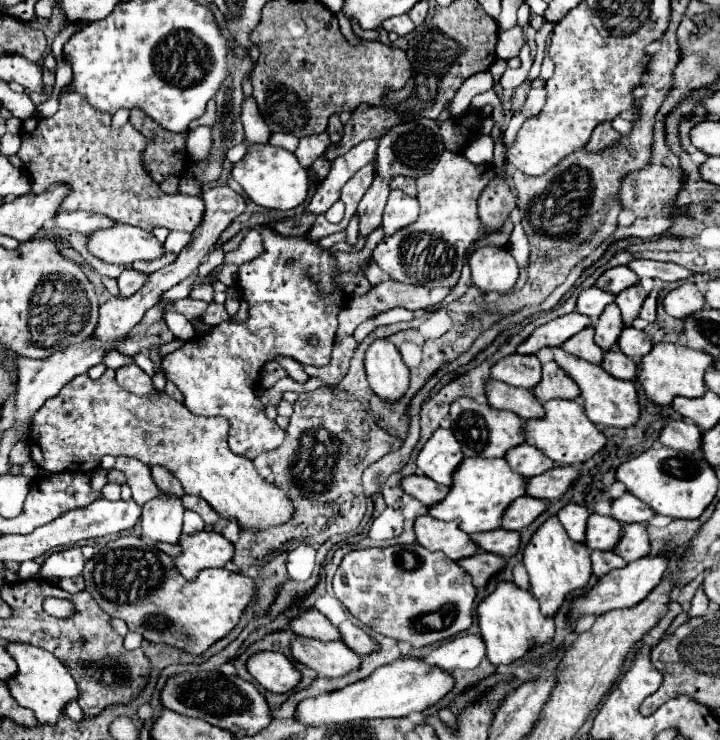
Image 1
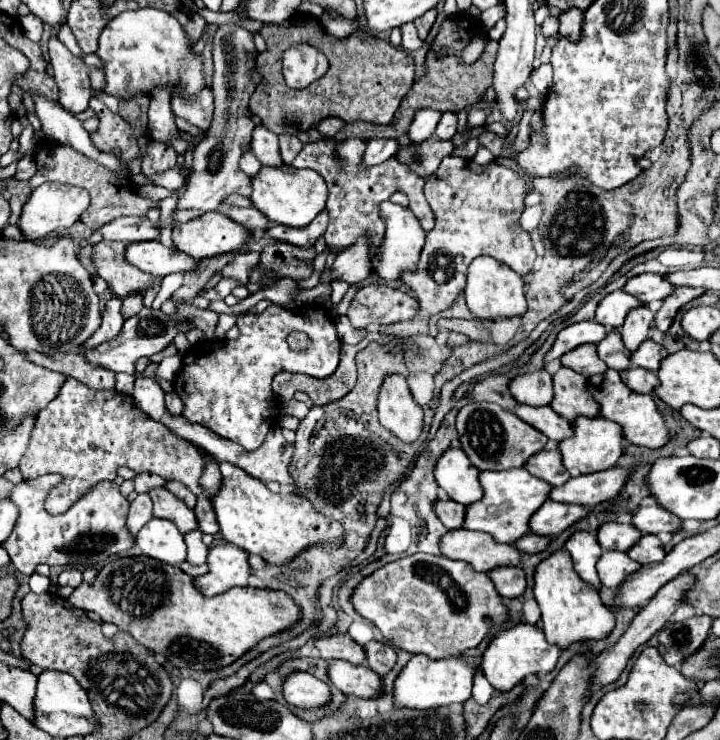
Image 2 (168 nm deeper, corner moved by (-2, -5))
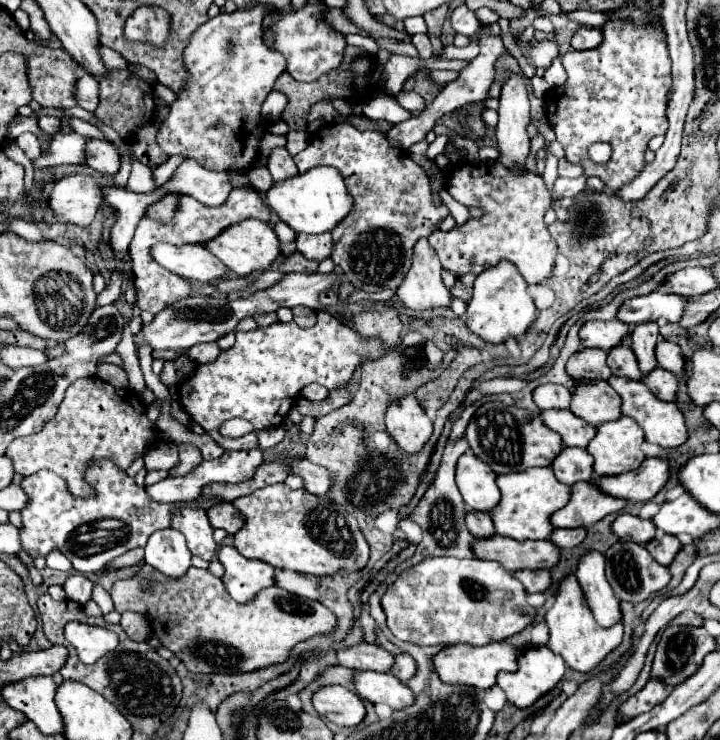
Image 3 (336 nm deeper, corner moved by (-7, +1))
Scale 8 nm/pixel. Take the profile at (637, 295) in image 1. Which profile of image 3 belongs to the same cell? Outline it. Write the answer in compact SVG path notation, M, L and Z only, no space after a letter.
M655 321L635 325L635 329L631 333L631 339L633 339L631 349L639 361L639 369L643 375L647 375L651 369L657 367L657 361L655 361L657 337L659 337L659 327Z

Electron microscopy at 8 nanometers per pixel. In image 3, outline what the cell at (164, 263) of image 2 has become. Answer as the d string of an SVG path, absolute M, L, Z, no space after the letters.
M159 243L151 249L151 257L171 273L179 273L187 279L217 281L227 267L211 255L203 245L169 245Z

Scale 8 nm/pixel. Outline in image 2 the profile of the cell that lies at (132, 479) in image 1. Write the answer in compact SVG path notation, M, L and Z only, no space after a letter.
M152 489L150 497L154 499L154 517L172 521L182 535L198 529L198 521L192 509L184 505L182 499L178 499L168 489Z

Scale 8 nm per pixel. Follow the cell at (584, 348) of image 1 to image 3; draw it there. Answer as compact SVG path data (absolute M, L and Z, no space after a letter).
M581 349L567 361L567 373L573 379L603 379L611 377L611 369L605 363L607 351L603 349Z

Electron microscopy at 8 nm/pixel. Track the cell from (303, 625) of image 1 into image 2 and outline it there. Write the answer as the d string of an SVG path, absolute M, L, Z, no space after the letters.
M350 635L320 637L320 639L316 639L316 649L320 651L322 659L326 659L326 661L344 659L354 665L366 665L364 649L356 641L352 641Z

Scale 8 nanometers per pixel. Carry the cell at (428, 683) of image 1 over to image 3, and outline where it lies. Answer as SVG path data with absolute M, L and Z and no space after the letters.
M489 643L483 647L471 647L471 645L449 645L443 651L439 651L433 661L433 673L439 675L439 679L445 681L445 685L467 685L477 689L487 689L495 685L495 677L499 671L515 671L517 669L517 649L507 643Z

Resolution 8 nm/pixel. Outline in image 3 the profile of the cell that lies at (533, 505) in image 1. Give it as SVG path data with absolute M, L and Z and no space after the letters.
M579 481L571 485L567 505L551 515L553 527L591 527L609 513L617 513L627 505L623 499L601 493L591 483Z

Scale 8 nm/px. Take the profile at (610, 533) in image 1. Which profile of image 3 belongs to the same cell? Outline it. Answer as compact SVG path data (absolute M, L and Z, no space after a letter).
M619 515L611 523L611 531L621 539L621 541L633 541L633 543L649 543L655 537L655 525L651 521L643 521L635 515Z

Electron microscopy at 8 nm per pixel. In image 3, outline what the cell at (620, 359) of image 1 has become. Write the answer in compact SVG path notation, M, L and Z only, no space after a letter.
M657 367L655 371L647 373L647 377L641 379L641 383L645 383L651 393L655 393L659 399L663 401L673 401L675 393L677 393L677 379L673 373Z

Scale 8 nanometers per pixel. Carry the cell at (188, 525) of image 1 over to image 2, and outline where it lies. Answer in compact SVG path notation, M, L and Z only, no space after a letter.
M190 531L190 535L184 537L188 545L188 563L190 565L204 565L208 547L202 543L202 533L200 531Z

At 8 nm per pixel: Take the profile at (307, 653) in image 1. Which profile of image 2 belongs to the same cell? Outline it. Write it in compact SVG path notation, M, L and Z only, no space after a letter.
M334 661L330 663L328 671L330 683L336 685L344 695L362 697L362 699L376 699L382 695L384 683L382 677L370 671L370 667L354 667L346 661Z

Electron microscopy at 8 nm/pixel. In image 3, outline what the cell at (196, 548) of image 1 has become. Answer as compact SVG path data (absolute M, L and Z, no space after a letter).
M223 545L217 551L217 559L223 563L223 585L229 595L239 601L251 601L261 589L273 585L273 569L265 561L251 561L243 557L235 547Z

